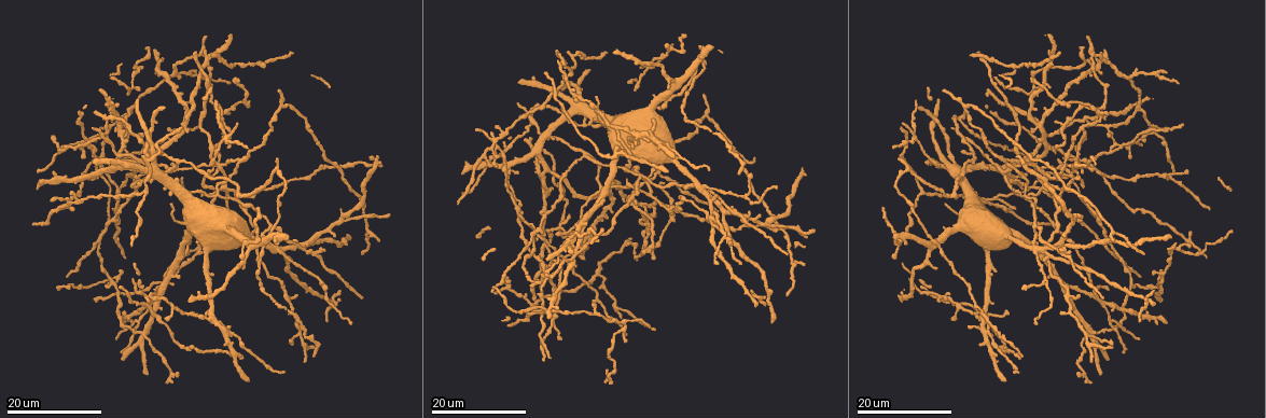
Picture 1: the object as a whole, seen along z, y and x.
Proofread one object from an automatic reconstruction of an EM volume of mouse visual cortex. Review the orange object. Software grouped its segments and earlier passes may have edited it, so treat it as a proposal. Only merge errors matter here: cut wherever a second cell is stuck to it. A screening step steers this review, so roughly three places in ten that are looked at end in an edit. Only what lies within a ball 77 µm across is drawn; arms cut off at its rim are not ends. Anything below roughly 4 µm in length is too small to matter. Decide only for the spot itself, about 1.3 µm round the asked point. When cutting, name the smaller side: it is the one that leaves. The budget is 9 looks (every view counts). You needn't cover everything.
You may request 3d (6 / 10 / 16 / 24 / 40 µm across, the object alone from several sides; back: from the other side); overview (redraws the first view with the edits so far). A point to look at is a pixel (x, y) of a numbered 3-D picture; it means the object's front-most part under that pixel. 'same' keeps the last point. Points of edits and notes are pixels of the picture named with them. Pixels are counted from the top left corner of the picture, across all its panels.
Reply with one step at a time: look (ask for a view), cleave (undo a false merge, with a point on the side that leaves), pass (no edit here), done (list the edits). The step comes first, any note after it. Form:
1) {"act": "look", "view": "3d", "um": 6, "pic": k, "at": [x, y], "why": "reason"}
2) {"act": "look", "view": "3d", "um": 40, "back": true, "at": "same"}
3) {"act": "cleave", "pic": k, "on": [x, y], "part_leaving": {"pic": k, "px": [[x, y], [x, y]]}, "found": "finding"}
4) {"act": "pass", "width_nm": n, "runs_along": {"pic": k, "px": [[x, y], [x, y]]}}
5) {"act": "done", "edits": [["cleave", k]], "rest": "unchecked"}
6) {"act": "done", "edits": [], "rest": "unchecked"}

{"act": "look", "view": "3d", "um": 24, "pic": 1, "at": [320, 278], "why": "three-way junction"}

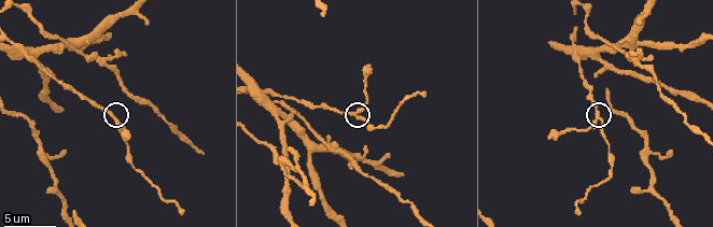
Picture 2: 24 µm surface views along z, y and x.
{"act": "look", "view": "3d", "um": 10, "pic": 2, "at": [117, 121], "why": "closer look"}

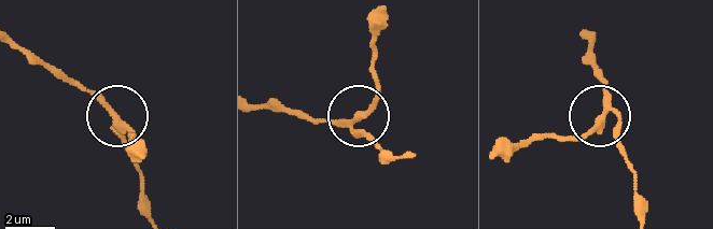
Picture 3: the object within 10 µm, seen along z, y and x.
{"act": "pass", "width_nm": 230, "runs_along": {"pic": 3, "px": [[586, 33], [602, 79], [602, 108], [577, 137], [555, 139]]}, "found": "continuous, no second cell"}

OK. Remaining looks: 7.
{"act": "look", "view": "3d", "um": 24, "pic": 1, "at": [536, 151]}

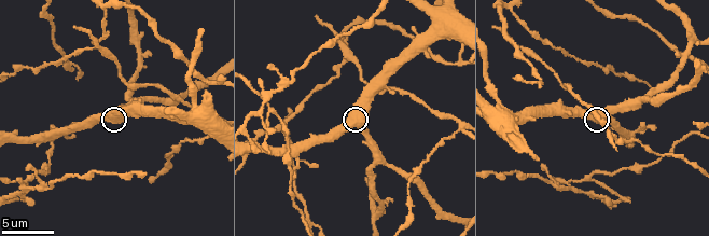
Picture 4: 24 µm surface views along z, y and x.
{"act": "look", "view": "3d", "um": 6, "pic": 4, "at": [354, 124]}

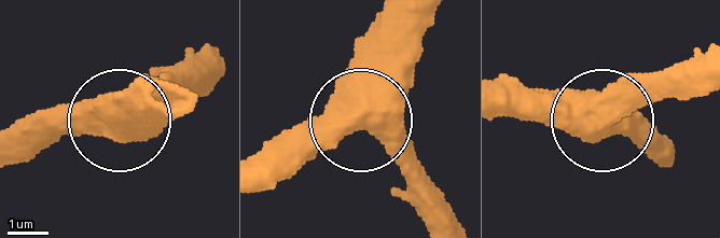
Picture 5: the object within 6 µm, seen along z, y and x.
{"act": "pass", "side_arm_um": 18, "runs_along": {"pic": 5, "px": [[188, 112], [19, 123]]}, "found": "one cell here"}

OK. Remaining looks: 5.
{"act": "look", "view": "3d", "um": 24, "pic": 1, "at": [184, 123], "why": "four arms meet"}

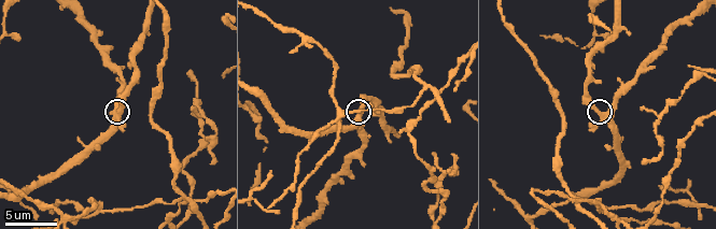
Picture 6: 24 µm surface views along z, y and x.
{"act": "look", "view": "3d", "um": 6, "pic": 6, "at": [119, 114]}

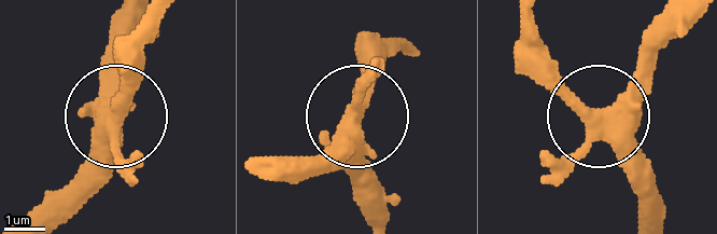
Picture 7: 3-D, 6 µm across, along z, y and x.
{"act": "pass", "side_arm_um": 27, "arms": 4, "found": "continuous, no second cell"}

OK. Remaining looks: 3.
{"act": "look", "view": "3d", "um": 10, "pic": 6, "at": [426, 87], "why": "arms part here"}

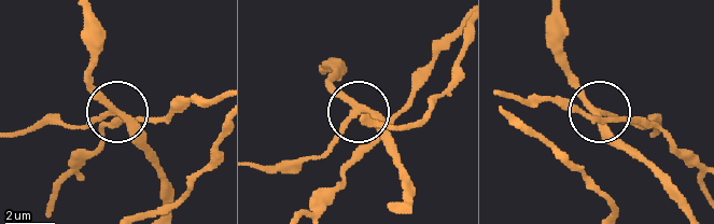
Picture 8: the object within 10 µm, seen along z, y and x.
{"act": "pass", "arms": 3, "runs_along": {"pic": 8, "px": [[218, 97], [138, 120], [113, 107], [88, 78]]}, "found": "all the same cell"}

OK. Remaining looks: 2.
{"act": "look", "view": "3d", "um": 24, "pic": 1, "at": [522, 221], "why": "four-way junction"}

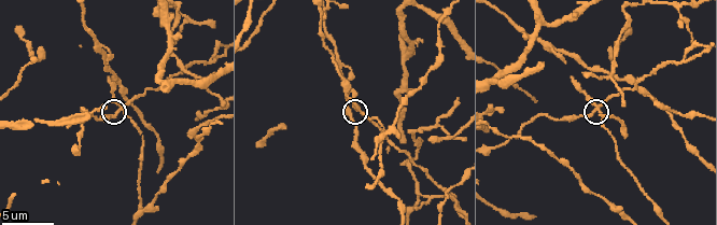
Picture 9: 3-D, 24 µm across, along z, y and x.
{"act": "look", "view": "3d", "um": 6, "pic": 9, "at": [120, 107]}

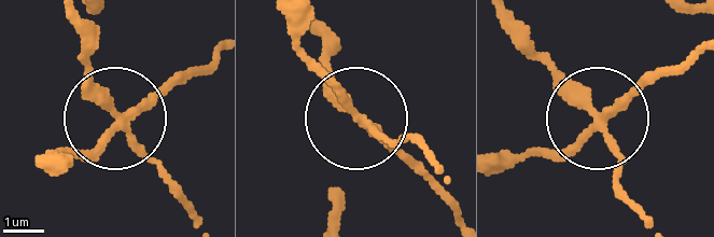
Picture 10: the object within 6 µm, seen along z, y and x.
{"act": "cleave", "pic": 10, "on": [165, 88], "part_leaving": {"pic": 10, "px": [[124, 122], [213, 60]]}, "found": "two cells meet here"}

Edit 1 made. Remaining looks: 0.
{"act": "done", "edits": [["cleave", 10]], "rest": "unchecked"}

